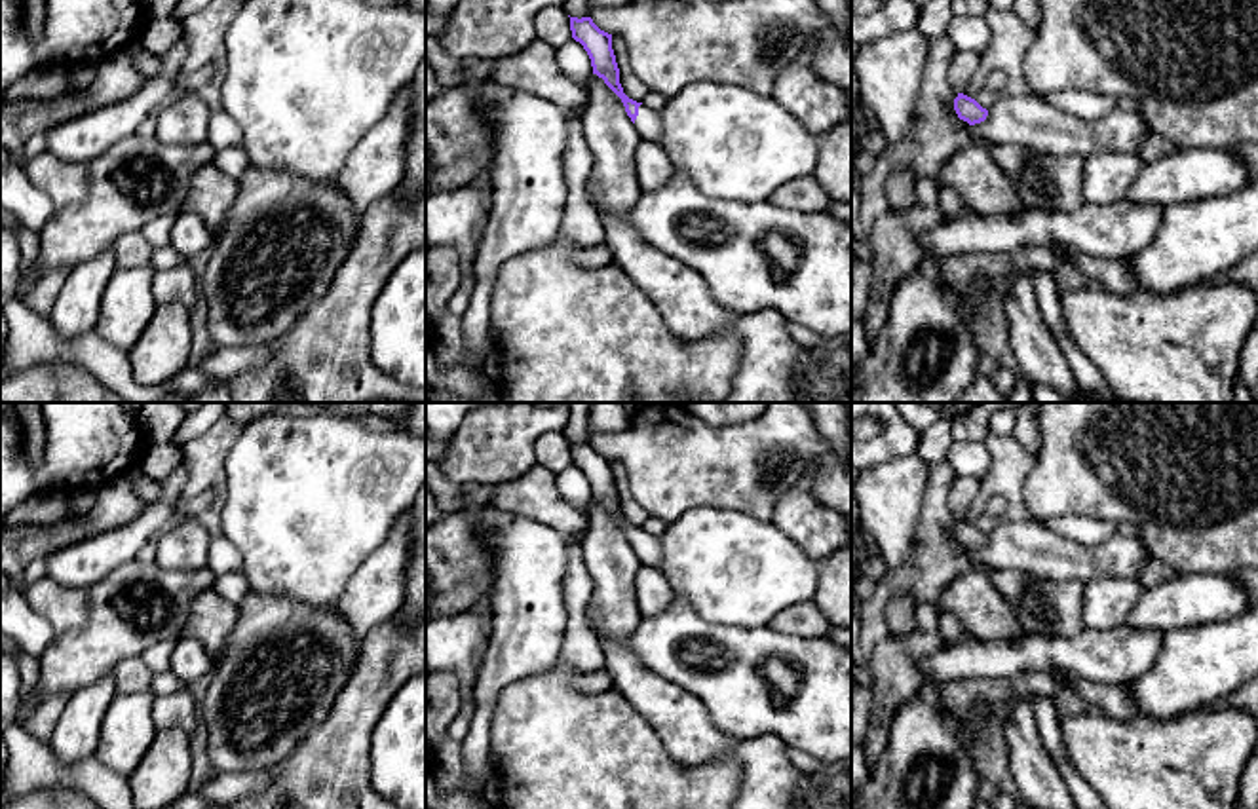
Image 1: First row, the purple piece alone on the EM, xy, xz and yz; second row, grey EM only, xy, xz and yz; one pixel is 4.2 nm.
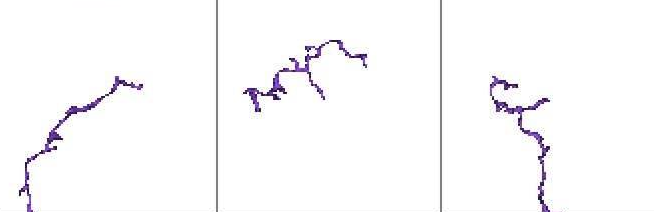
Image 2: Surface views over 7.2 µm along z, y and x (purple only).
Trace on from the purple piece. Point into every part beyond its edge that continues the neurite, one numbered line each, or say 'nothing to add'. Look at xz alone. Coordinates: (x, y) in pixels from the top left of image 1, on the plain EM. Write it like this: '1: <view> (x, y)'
1: xz (648, 549)

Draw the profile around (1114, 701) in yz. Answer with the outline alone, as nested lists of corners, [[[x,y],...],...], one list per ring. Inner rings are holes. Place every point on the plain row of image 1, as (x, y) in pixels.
[[[1070,678],[1066,686],[1058,686],[1058,691],[1074,691],[1093,705],[1095,710],[1104,716],[1133,725],[1138,722],[1138,708],[1131,691],[1123,684],[1098,684],[1085,678]]]

